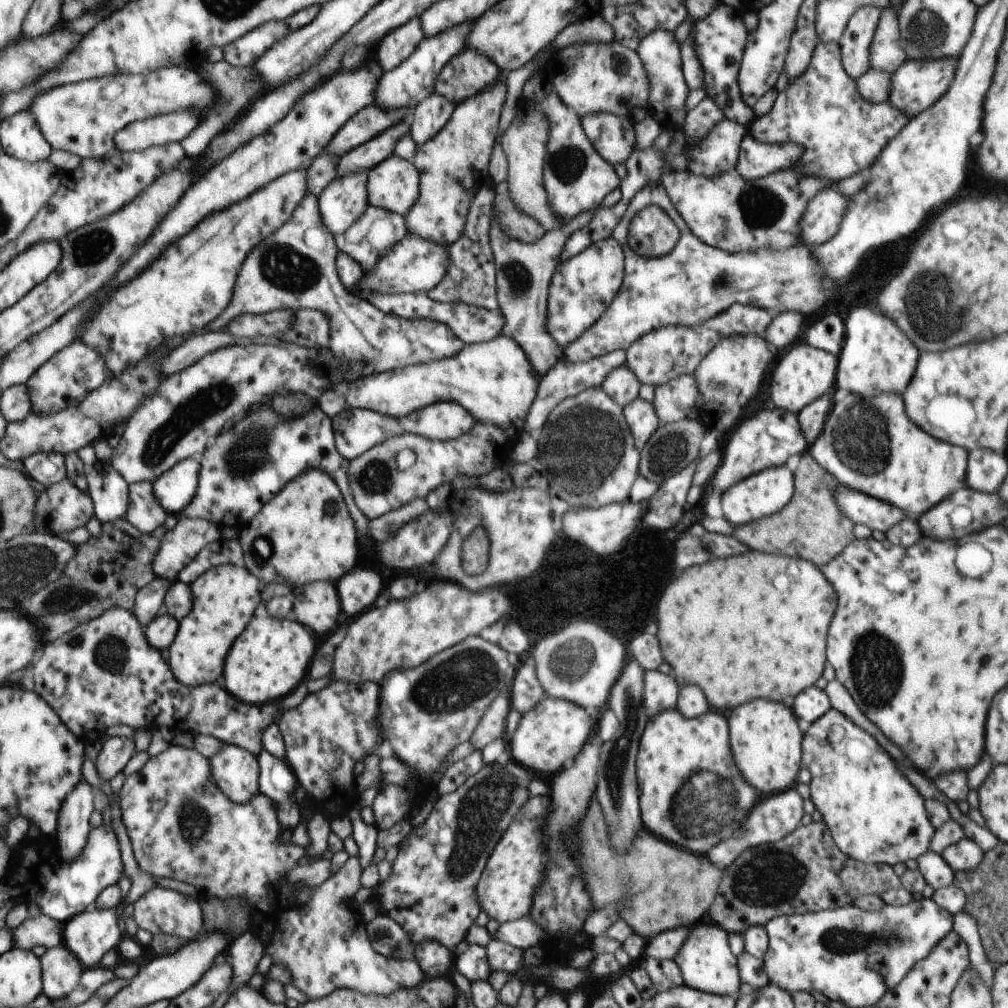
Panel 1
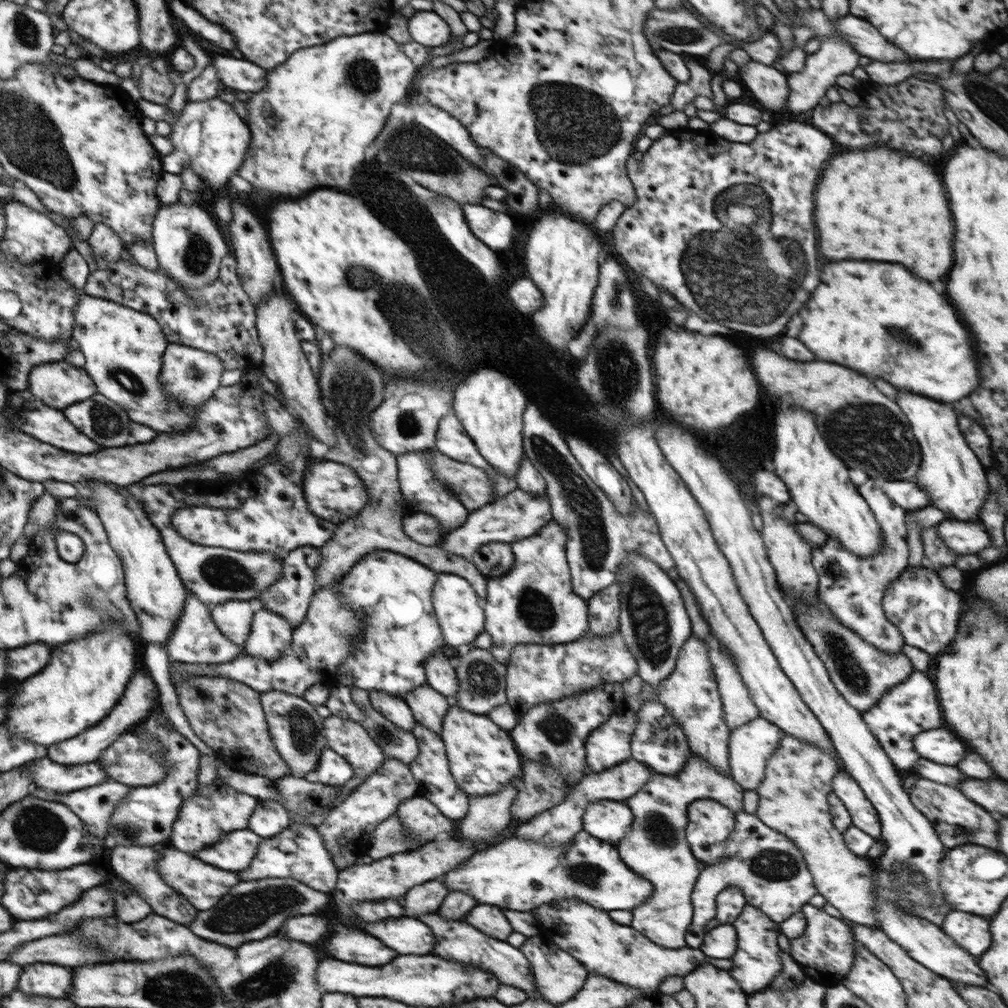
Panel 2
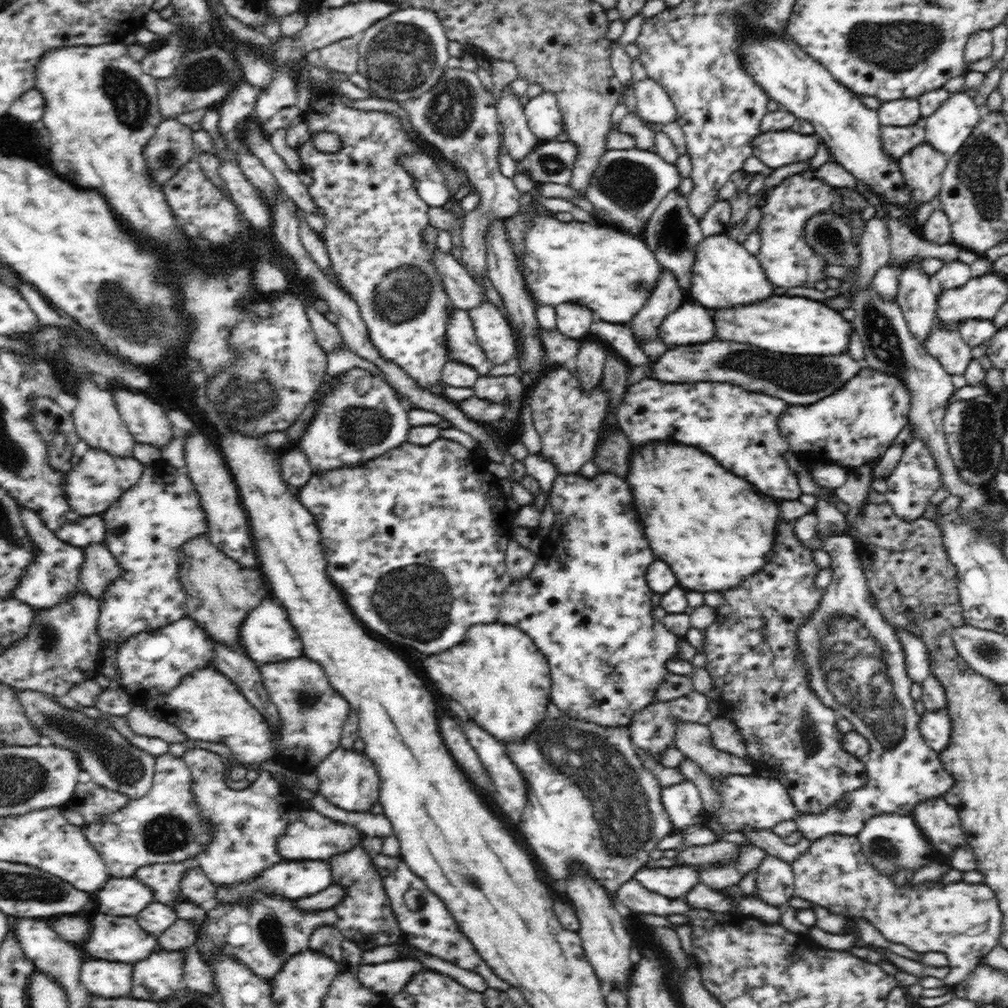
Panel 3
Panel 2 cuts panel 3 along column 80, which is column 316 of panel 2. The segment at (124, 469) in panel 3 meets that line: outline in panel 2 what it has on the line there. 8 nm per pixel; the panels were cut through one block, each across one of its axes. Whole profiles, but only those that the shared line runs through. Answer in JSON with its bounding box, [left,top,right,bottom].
[301,457,370,525]

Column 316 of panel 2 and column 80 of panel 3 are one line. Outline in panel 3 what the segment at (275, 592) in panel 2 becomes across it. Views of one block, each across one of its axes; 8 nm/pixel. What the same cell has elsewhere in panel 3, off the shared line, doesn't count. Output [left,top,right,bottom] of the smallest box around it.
[13,507,84,610]

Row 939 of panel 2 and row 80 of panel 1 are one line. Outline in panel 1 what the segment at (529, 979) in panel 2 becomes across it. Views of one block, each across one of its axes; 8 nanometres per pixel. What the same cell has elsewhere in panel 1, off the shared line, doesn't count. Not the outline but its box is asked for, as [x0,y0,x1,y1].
[435,48,500,104]

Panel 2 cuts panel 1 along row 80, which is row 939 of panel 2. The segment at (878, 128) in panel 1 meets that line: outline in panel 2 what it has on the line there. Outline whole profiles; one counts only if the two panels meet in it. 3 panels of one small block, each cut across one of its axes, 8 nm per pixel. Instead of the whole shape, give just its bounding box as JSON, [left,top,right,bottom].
[789,904,855,988]

